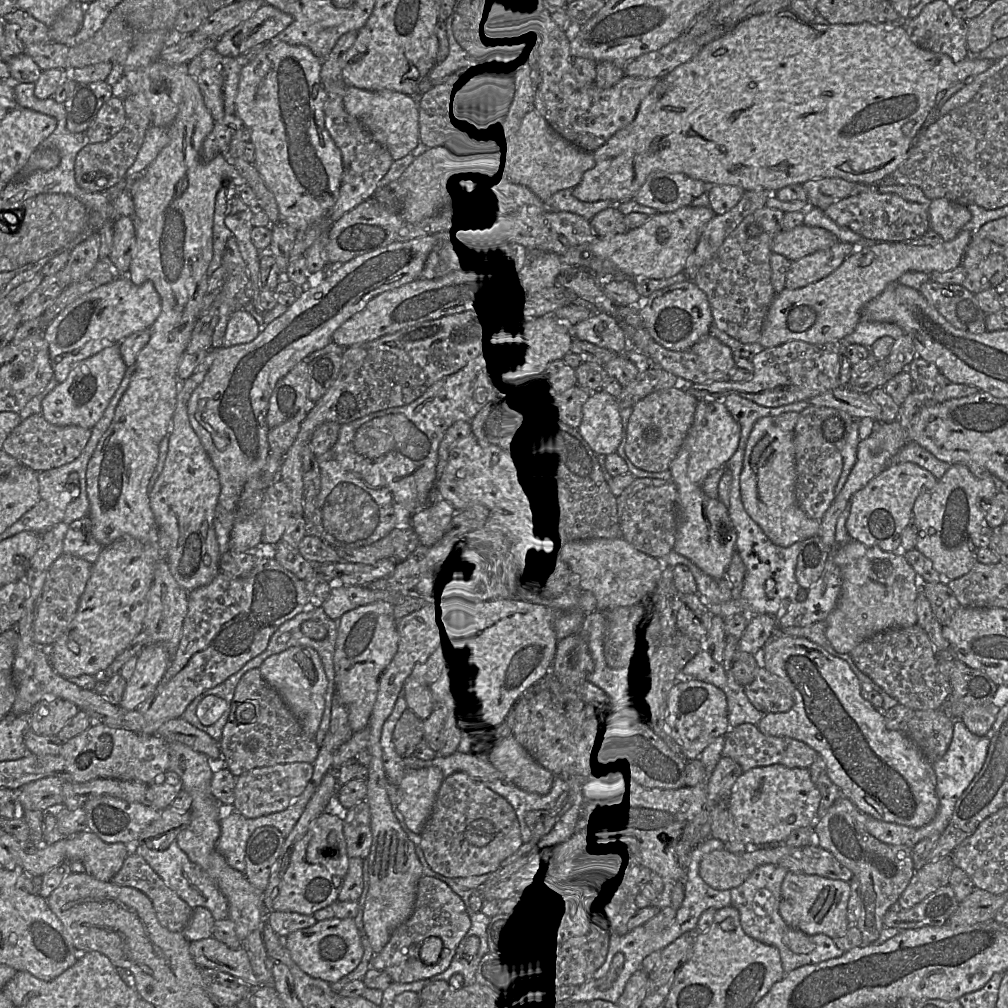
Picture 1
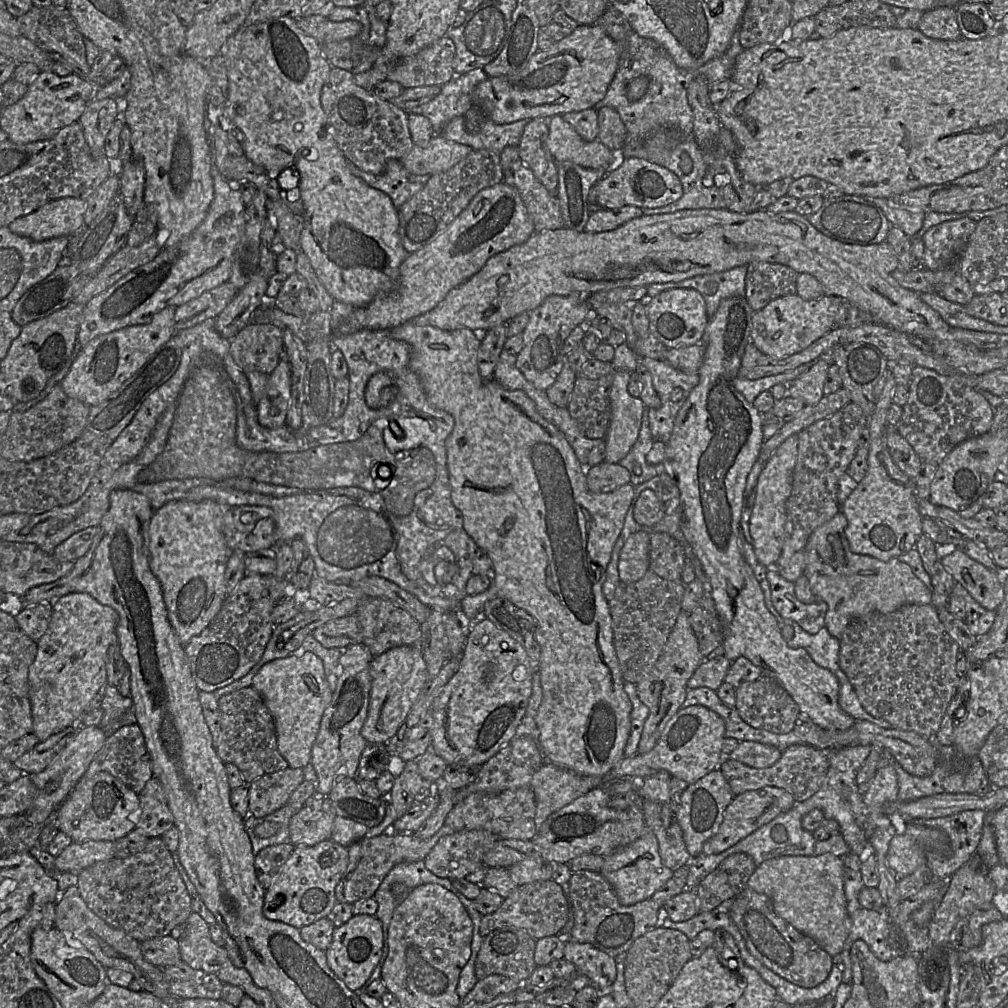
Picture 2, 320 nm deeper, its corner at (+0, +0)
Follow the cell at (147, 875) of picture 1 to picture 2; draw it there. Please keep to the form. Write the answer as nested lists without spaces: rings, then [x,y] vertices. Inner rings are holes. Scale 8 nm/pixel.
[[[161,837],[150,838],[141,852],[126,858],[99,861],[83,869],[78,874],[77,887],[87,906],[97,916],[139,942],[168,935],[177,939],[179,930],[192,913],[191,898],[174,865],[172,853]]]

